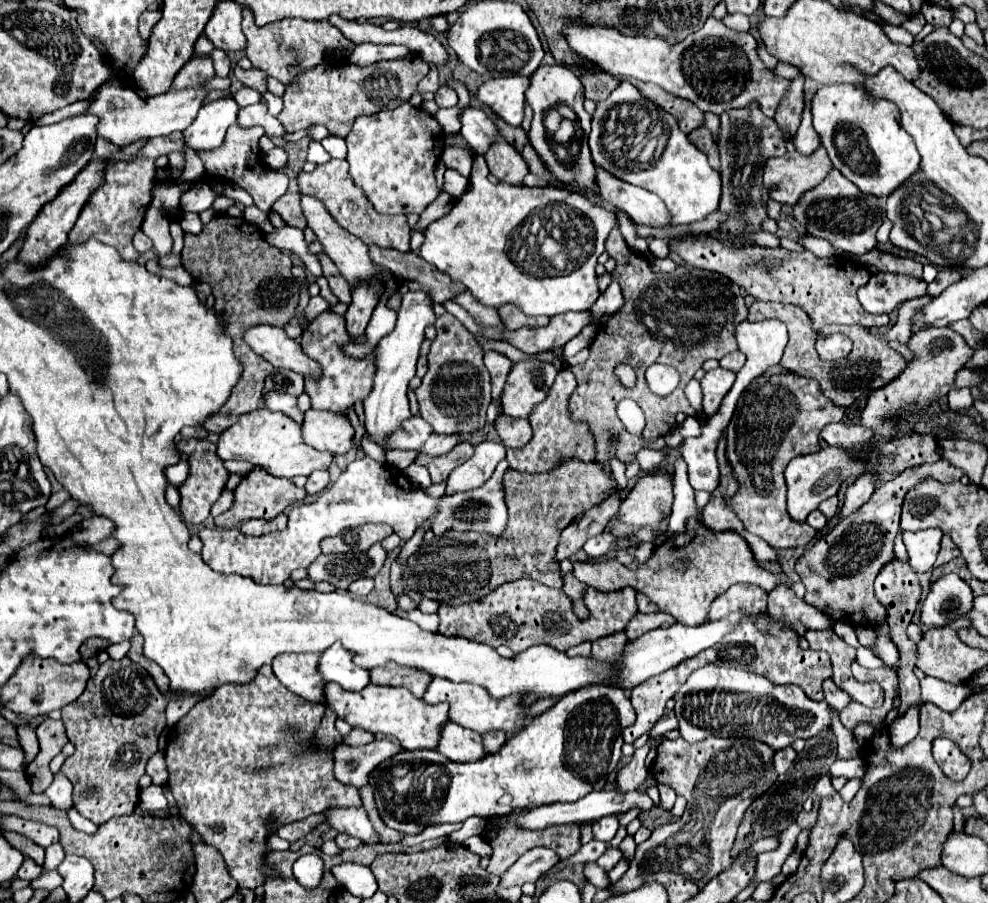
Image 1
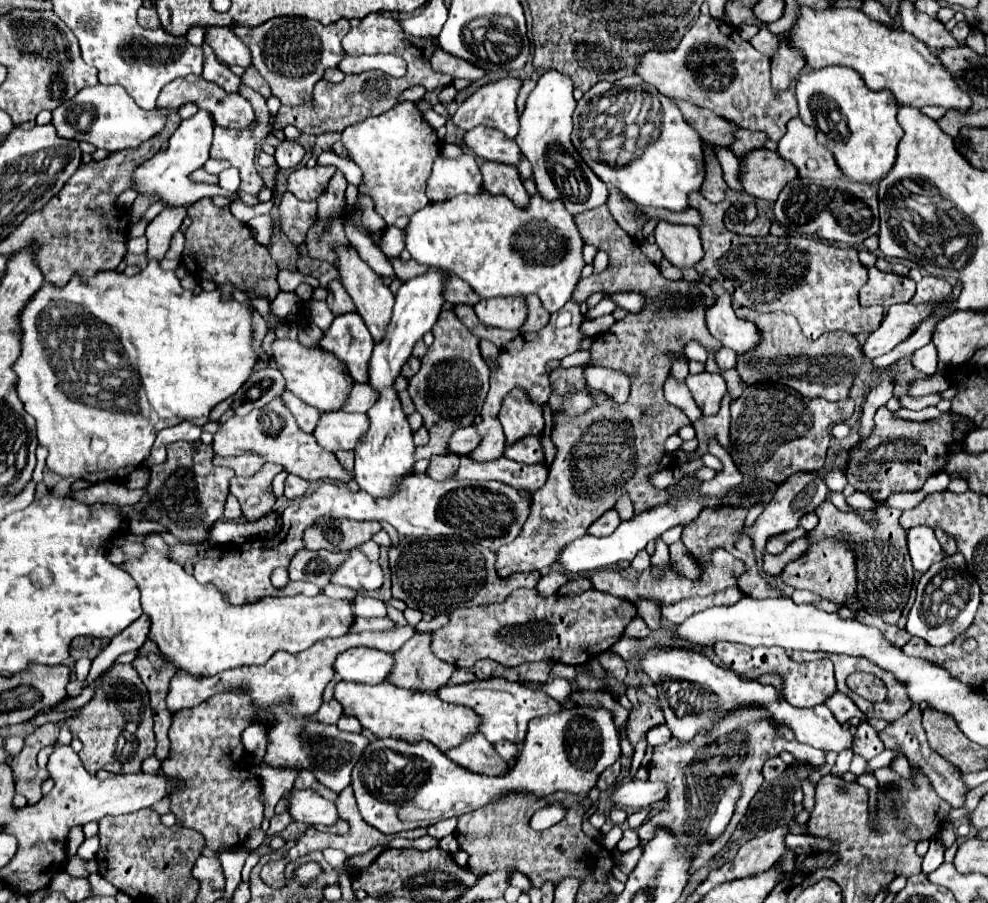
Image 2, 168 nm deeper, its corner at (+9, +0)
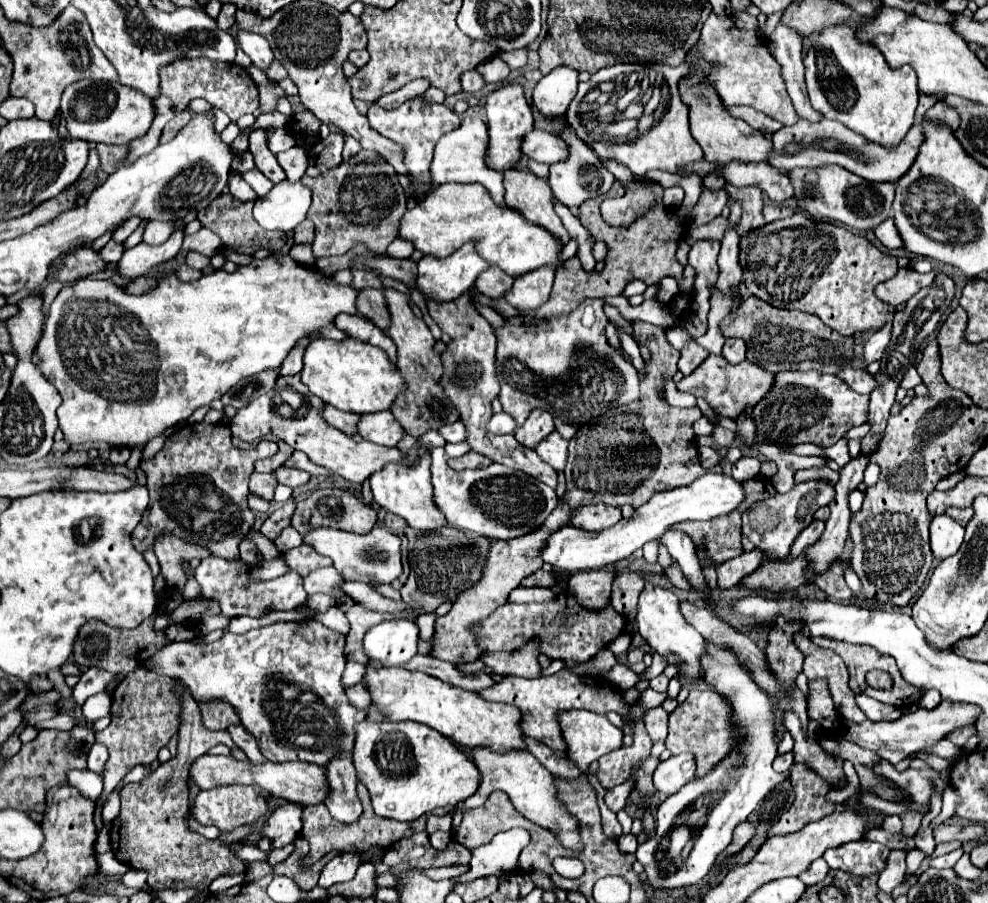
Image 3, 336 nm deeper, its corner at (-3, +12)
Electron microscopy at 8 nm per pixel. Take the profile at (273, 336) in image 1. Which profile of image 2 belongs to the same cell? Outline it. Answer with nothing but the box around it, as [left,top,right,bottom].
[271,338,355,412]

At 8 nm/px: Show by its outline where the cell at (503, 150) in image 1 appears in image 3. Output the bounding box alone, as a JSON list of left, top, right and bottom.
[505,170,569,246]

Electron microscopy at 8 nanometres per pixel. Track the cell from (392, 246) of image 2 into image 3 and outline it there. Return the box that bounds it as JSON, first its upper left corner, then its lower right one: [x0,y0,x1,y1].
[387,238,413,258]

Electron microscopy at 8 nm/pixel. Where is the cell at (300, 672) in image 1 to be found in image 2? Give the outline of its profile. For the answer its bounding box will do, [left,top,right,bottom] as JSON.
[167,626,413,792]

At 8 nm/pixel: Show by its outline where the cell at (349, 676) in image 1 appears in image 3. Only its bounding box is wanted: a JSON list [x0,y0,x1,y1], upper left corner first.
[363,620,419,666]

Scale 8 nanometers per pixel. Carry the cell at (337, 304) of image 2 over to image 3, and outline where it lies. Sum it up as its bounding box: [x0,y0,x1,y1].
[359,290,391,334]

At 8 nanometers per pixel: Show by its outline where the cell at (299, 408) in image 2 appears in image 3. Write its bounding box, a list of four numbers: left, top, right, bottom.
[323,404,359,436]

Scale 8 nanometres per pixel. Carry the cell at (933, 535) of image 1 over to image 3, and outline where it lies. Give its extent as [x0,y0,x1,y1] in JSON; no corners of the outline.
[931,514,965,560]

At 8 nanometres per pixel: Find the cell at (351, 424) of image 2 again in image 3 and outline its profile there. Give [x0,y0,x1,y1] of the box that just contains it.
[357,410,403,448]

